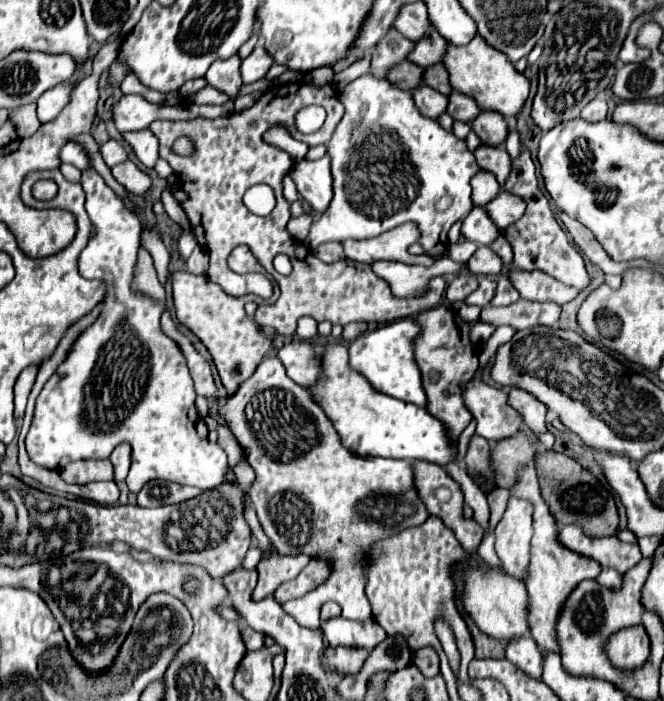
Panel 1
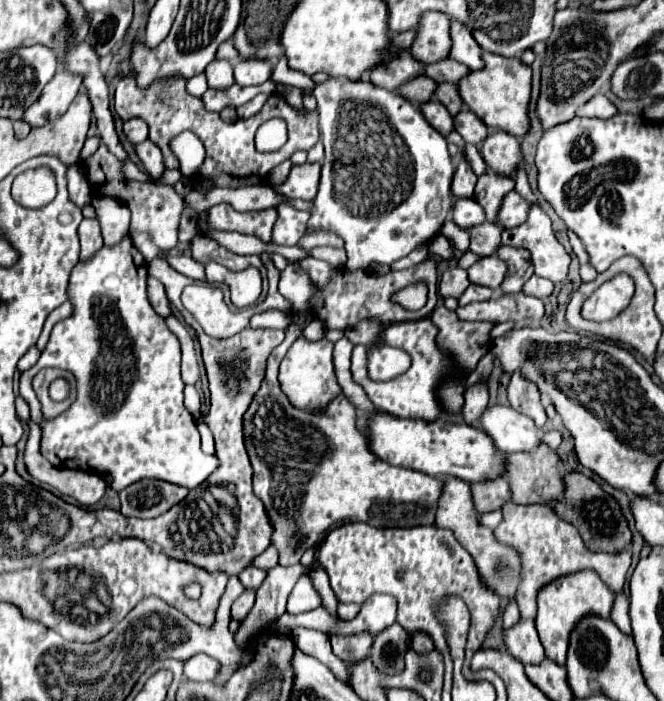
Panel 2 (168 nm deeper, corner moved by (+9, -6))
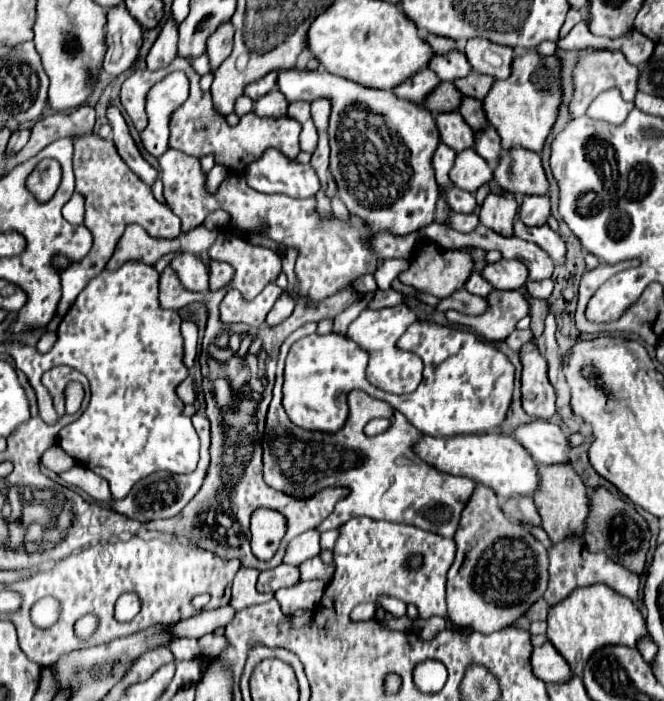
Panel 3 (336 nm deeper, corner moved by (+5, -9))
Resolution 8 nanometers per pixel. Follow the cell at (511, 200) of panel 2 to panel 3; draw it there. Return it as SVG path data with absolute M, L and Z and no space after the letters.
M529 195L523 197L523 203L519 207L519 217L525 225L545 225L551 215L551 201L549 197Z

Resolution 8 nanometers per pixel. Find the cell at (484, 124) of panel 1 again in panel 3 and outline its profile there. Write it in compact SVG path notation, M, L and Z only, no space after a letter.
M521 147L501 155L499 165L495 167L495 181L513 195L545 195L549 191L539 153Z

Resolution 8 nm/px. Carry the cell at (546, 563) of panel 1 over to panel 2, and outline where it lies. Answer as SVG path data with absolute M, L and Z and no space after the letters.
M579 570L577 574L565 574L559 580L555 578L553 584L543 586L543 590L539 590L537 594L535 628L545 648L545 656L563 666L567 656L569 632L573 630L577 620L585 614L599 614L603 618L609 618L611 604L613 604L613 592L601 582L599 574L593 570Z

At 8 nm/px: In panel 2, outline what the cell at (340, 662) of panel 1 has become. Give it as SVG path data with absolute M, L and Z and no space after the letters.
M367 632L353 634L353 636L331 636L333 654L347 664L355 664L355 662L365 660L369 654L371 642L373 642L373 638Z

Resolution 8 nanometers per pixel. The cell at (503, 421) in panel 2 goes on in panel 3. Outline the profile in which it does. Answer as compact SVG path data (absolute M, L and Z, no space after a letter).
M533 421L515 431L515 439L541 465L569 463L569 435L549 421Z

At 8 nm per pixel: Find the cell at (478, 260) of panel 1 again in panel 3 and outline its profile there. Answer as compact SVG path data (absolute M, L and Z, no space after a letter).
M501 259L497 263L487 265L481 275L495 287L495 289L521 289L527 281L529 271L517 259Z

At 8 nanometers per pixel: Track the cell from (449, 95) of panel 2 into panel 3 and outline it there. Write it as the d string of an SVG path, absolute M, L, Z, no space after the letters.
M463 97L463 103L461 103L461 107L459 107L459 113L461 113L463 119L467 121L467 125L473 127L475 133L479 133L481 129L487 127L485 111L483 111L483 101L473 99L473 97Z

